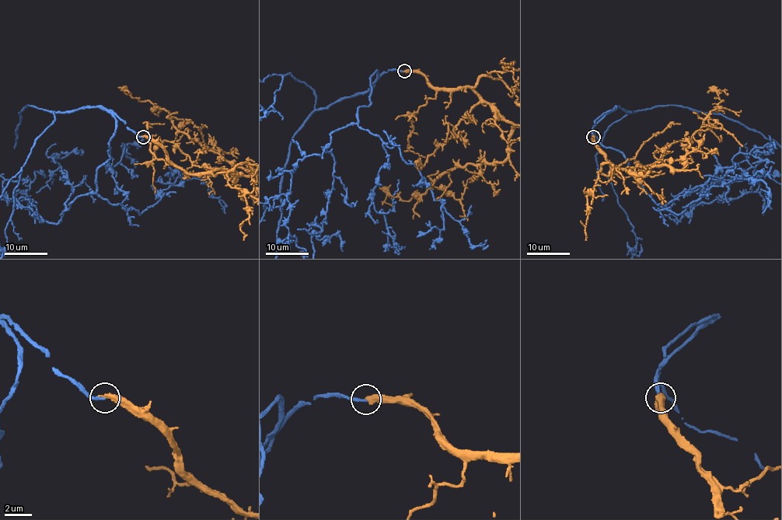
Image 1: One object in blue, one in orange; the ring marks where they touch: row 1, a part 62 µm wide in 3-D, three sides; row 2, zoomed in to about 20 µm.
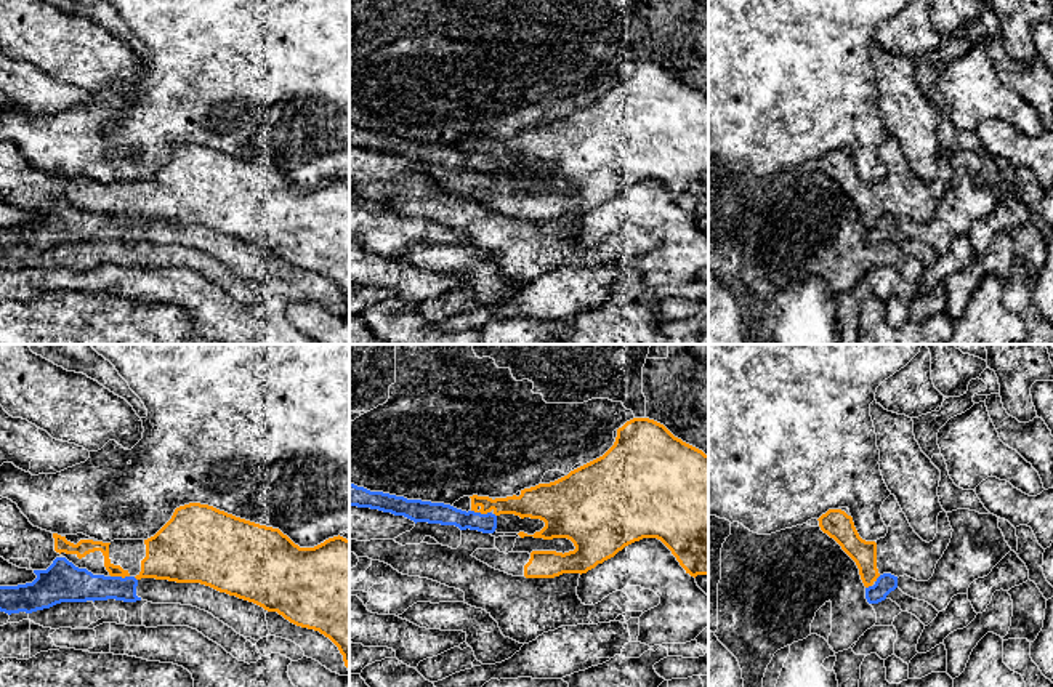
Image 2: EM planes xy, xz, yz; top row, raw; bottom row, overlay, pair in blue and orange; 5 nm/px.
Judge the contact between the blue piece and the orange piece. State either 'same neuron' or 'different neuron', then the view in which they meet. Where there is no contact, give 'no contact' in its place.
different neuron; meets blue in xy

